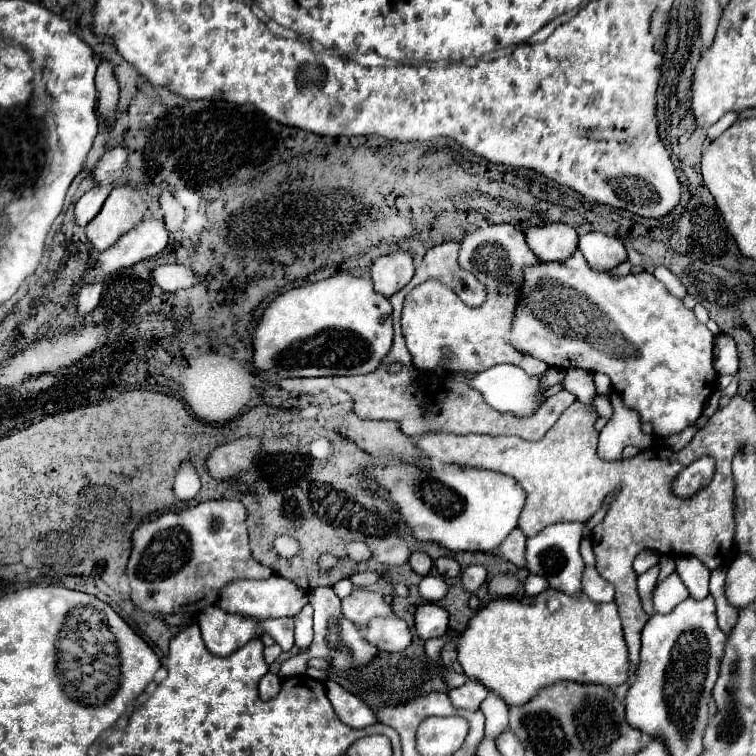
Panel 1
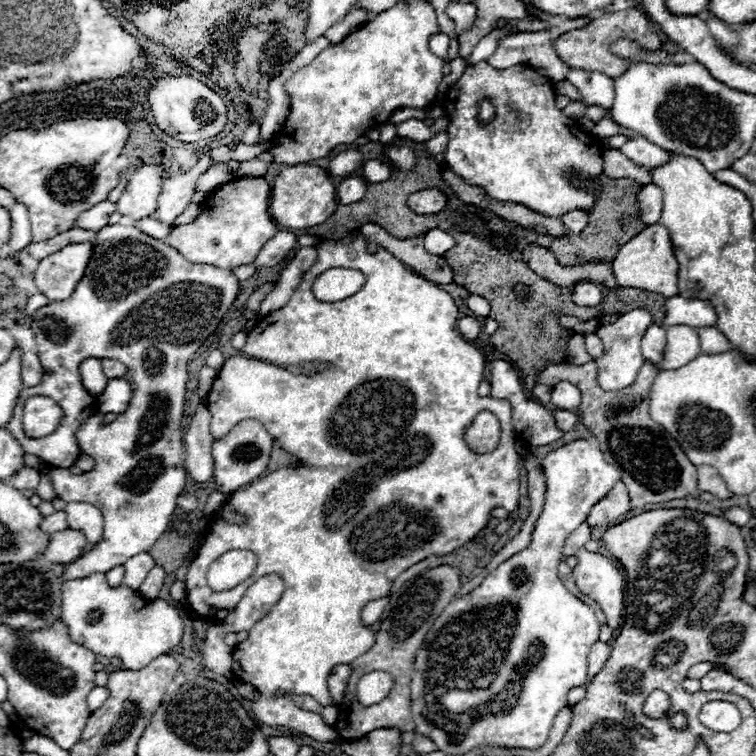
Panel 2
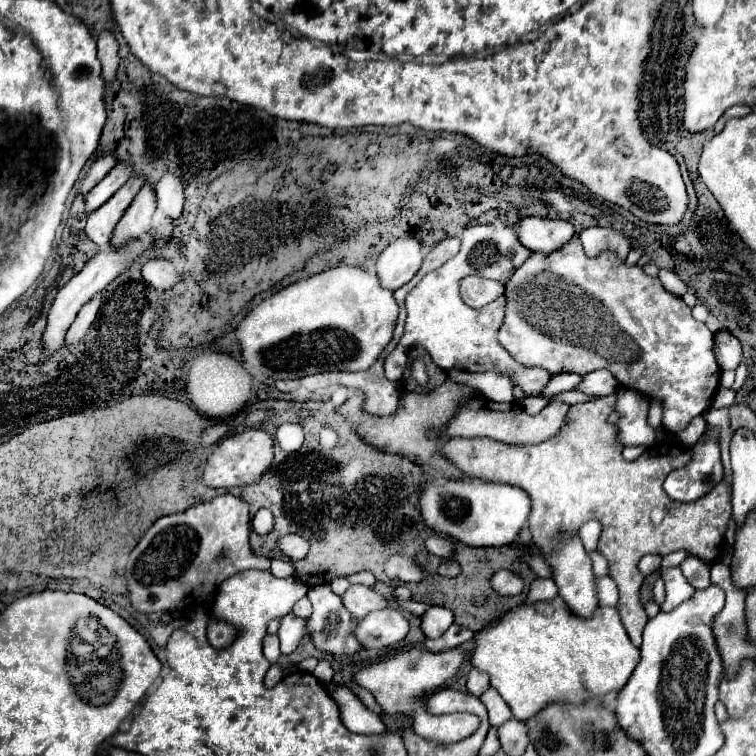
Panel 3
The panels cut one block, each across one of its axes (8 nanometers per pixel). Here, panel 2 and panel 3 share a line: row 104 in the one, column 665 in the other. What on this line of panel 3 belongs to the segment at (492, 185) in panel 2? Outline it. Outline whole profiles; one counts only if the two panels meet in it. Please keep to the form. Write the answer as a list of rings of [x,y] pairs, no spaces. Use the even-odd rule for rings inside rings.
[[[604,396],[596,398],[584,404],[576,404],[570,410],[570,420],[564,426],[564,430],[534,446],[514,446],[514,444],[500,444],[498,440],[490,438],[448,438],[442,442],[442,450],[452,460],[460,470],[464,470],[466,476],[470,478],[480,478],[484,482],[494,482],[494,484],[512,484],[528,492],[532,500],[532,514],[528,518],[528,526],[532,532],[534,544],[540,548],[544,554],[548,554],[555,547],[562,534],[578,534],[580,526],[588,520],[598,520],[602,524],[602,532],[599,537],[597,551],[608,560],[608,570],[610,578],[618,584],[620,590],[620,602],[618,602],[618,612],[622,616],[622,624],[632,640],[632,644],[640,646],[642,644],[642,630],[646,626],[646,612],[640,604],[640,586],[642,586],[642,572],[638,570],[638,562],[642,556],[648,554],[666,556],[676,550],[690,550],[698,558],[706,562],[716,562],[720,556],[720,548],[724,544],[724,532],[732,514],[730,506],[730,494],[728,486],[722,480],[718,488],[708,492],[704,498],[690,502],[690,504],[680,504],[670,500],[664,490],[664,478],[680,466],[686,466],[690,456],[690,450],[686,446],[678,444],[666,444],[658,442],[650,446],[638,460],[628,462],[622,458],[622,444],[618,442],[618,428],[616,424],[608,422],[608,416],[614,412],[616,396]]]

